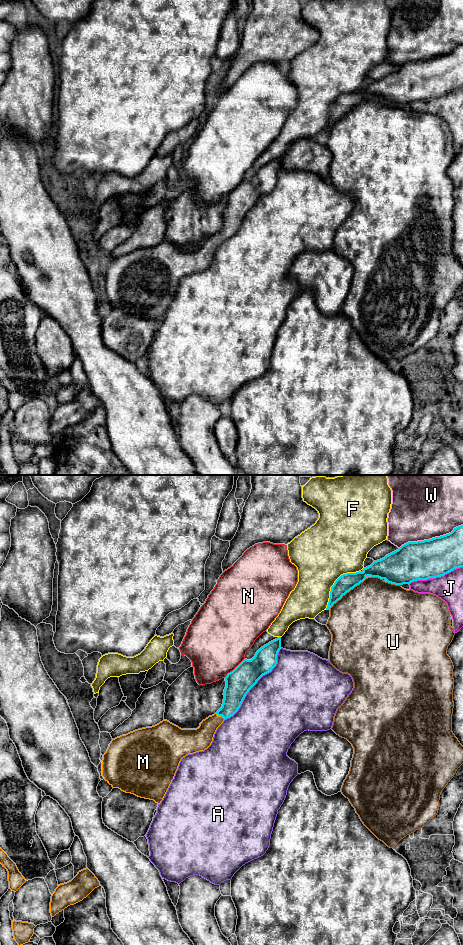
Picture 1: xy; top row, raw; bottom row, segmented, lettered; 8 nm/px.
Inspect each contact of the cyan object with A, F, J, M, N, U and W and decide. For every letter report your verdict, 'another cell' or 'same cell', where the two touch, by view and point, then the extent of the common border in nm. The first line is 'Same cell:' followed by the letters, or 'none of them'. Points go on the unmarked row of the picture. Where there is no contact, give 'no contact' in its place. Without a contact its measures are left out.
Same cell: M
A: another cell; contact xy (255, 203); length 750 nm
F: another cell; contact xy (335, 101); length 460 nm
J: another cell; contact xy (435, 97); length 460 nm
M: same cell; contact xy (220, 235); length 90 nm
N: another cell; contact xy (235, 188); length 220 nm
U: another cell; contact xy (348, 111); length 420 nm
W: another cell; contact xy (430, 59); length 550 nm

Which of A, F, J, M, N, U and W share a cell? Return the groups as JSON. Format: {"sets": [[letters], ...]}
{"sets": [["A"], ["F"], ["J"], ["M"], ["N"], ["U"], ["W"]]}

